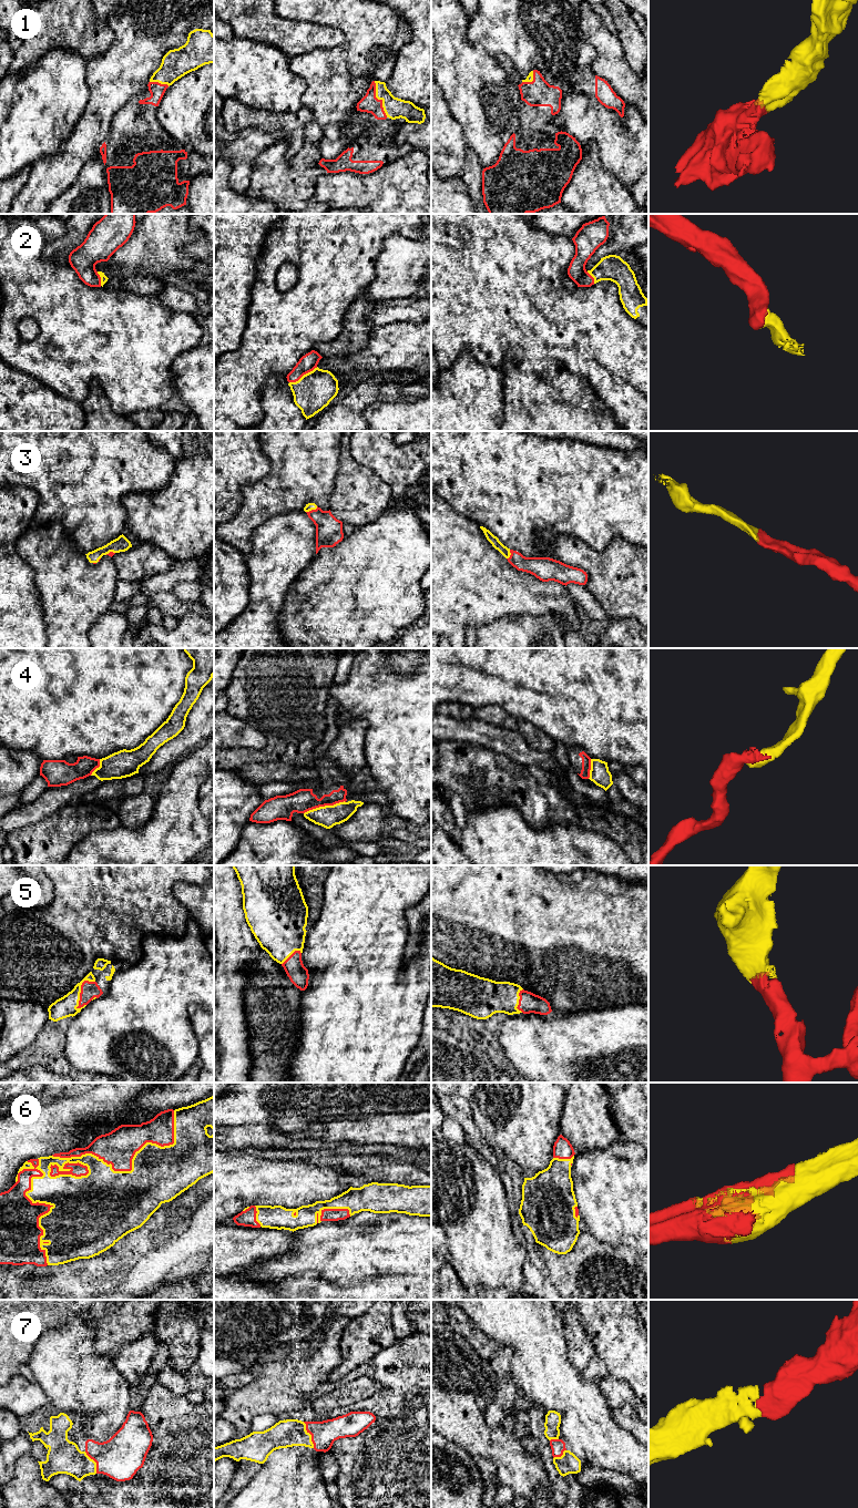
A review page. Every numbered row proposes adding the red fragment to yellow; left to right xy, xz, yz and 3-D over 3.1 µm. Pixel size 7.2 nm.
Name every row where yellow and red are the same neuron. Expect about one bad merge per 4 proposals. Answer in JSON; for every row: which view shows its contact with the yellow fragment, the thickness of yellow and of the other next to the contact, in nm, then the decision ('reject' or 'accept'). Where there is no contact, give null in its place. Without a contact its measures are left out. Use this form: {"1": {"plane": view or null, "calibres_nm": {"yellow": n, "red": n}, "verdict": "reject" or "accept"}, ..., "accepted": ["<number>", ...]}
{"1": {"plane": "xz", "calibres_nm": {"yellow": 150, "red": 140}, "verdict": "accept"}, "2": {"plane": "xz", "calibres_nm": {"yellow": 280, "red": 120}, "verdict": "accept"}, "3": {"plane": "xz", "calibres_nm": {"yellow": 60, "red": 190}, "verdict": "accept"}, "4": {"plane": "xz", "calibres_nm": {"yellow": 160, "red": 170}, "verdict": "reject"}, "5": {"plane": "xy", "calibres_nm": {"yellow": 150, "red": 130}, "verdict": "accept"}, "6": {"plane": "xy", "calibres_nm": {"yellow": 420, "red": 280}, "verdict": "accept"}, "7": {"plane": "xz", "calibres_nm": {"yellow": 200, "red": 180}, "verdict": "accept"}, "accepted": ["1", "2", "3", "5", "6", "7"]}

